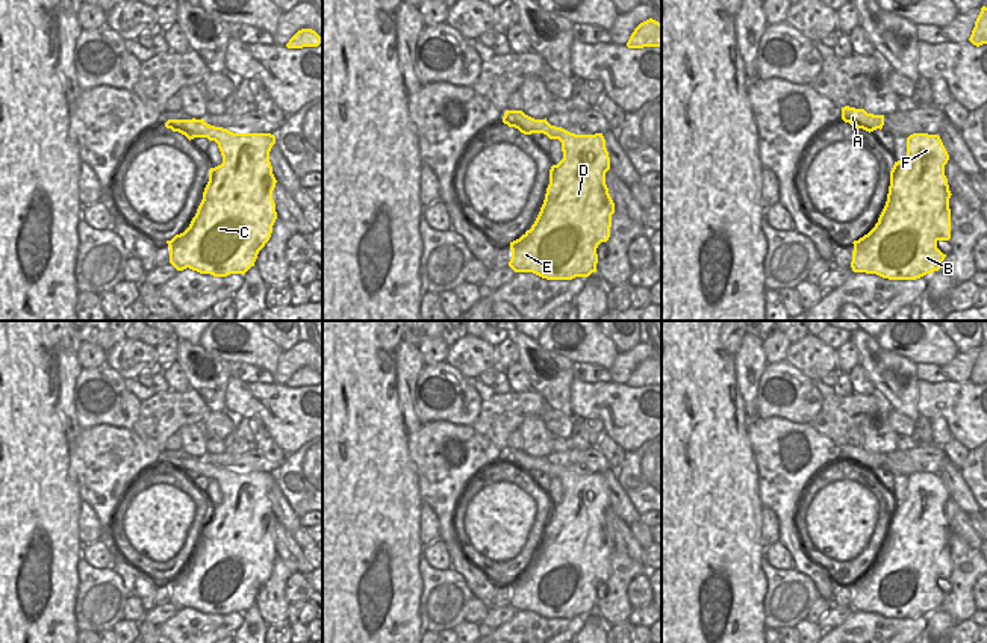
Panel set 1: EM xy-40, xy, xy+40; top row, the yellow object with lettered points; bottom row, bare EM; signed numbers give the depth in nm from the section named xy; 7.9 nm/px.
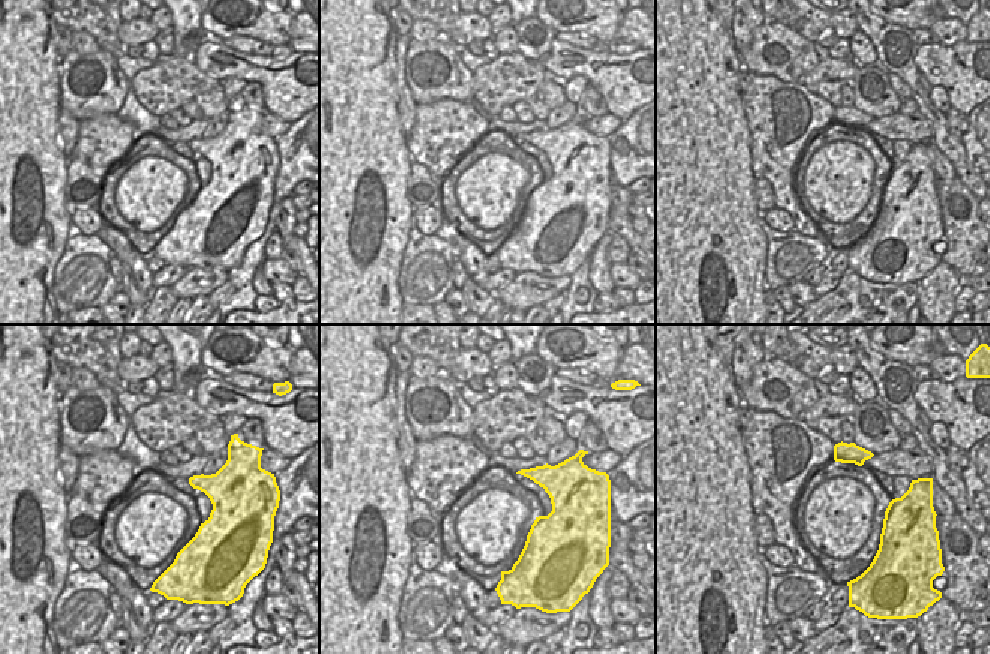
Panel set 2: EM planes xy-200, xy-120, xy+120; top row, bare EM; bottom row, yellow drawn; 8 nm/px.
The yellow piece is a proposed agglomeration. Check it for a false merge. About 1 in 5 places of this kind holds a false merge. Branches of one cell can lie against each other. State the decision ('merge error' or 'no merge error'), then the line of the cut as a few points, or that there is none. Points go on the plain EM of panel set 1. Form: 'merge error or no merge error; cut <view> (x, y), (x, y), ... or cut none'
no merge error; cut none

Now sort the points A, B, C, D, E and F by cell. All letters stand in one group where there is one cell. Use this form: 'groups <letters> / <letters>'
groups A B C D E F

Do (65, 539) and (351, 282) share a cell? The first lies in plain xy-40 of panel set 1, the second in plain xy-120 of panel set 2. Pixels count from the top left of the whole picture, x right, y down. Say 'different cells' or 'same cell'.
same cell

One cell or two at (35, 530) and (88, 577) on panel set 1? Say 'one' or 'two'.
two

